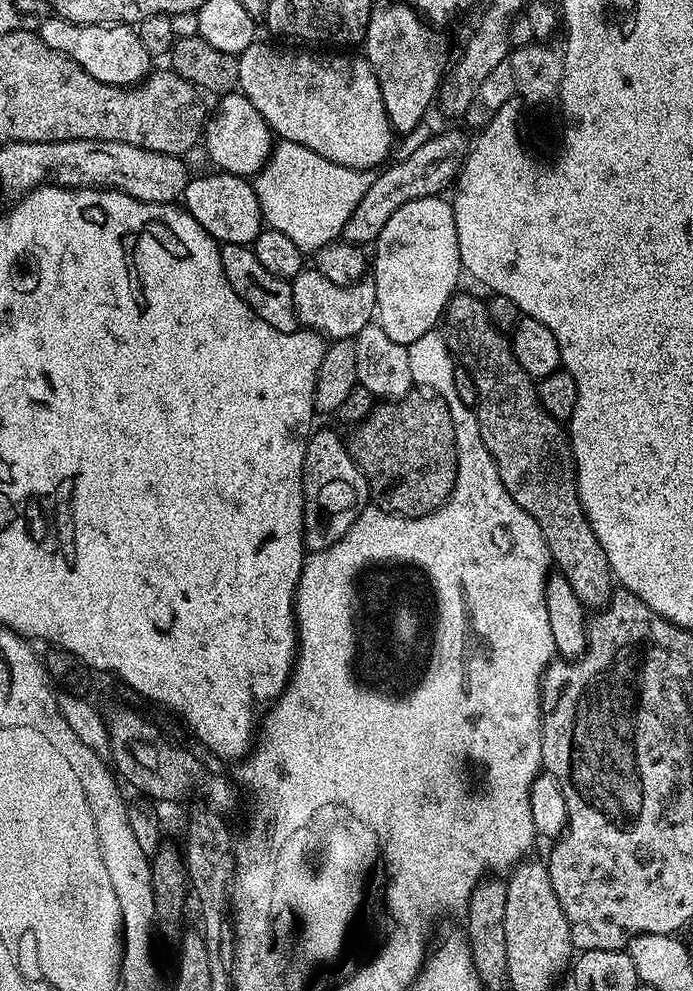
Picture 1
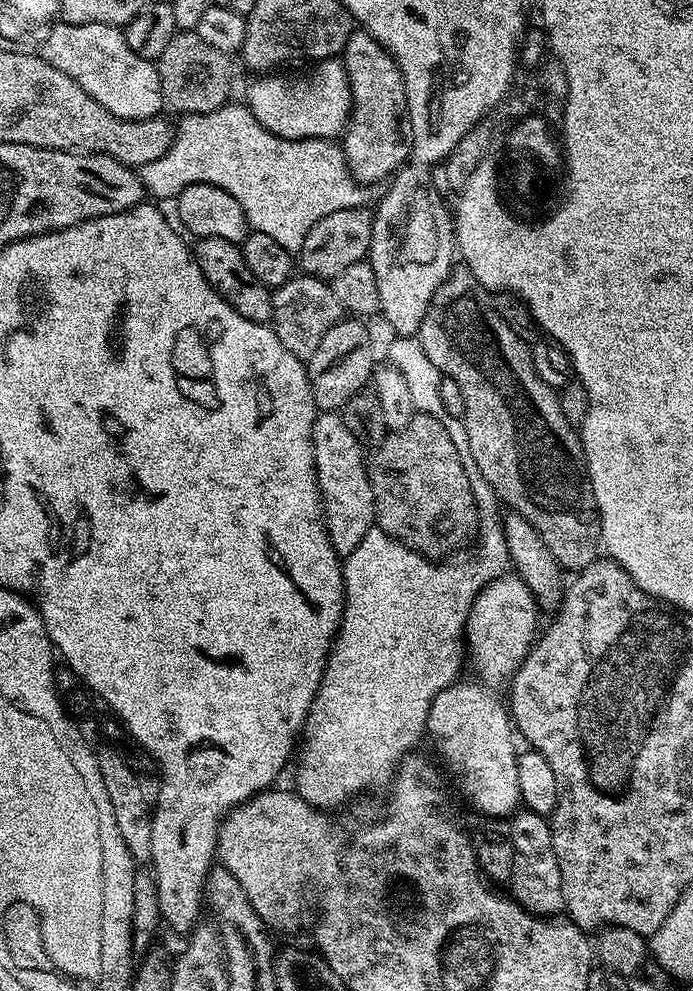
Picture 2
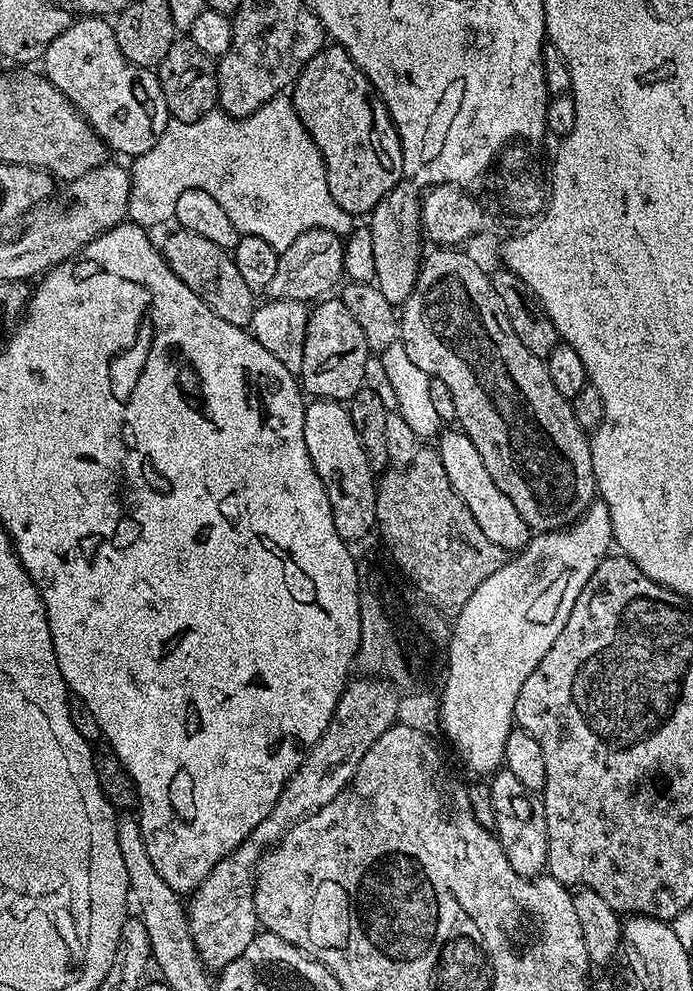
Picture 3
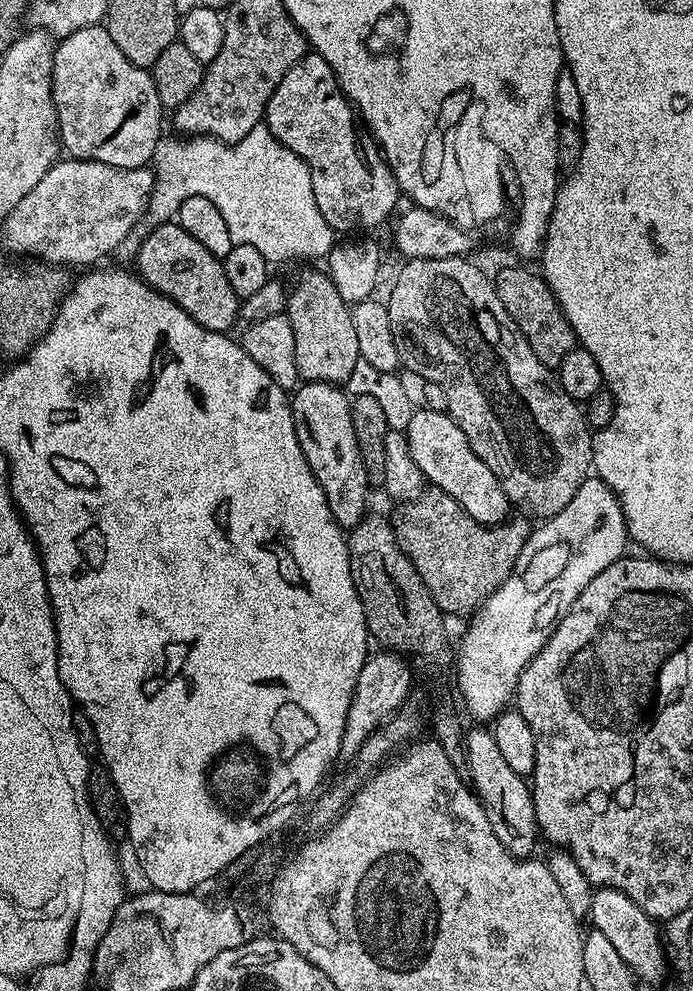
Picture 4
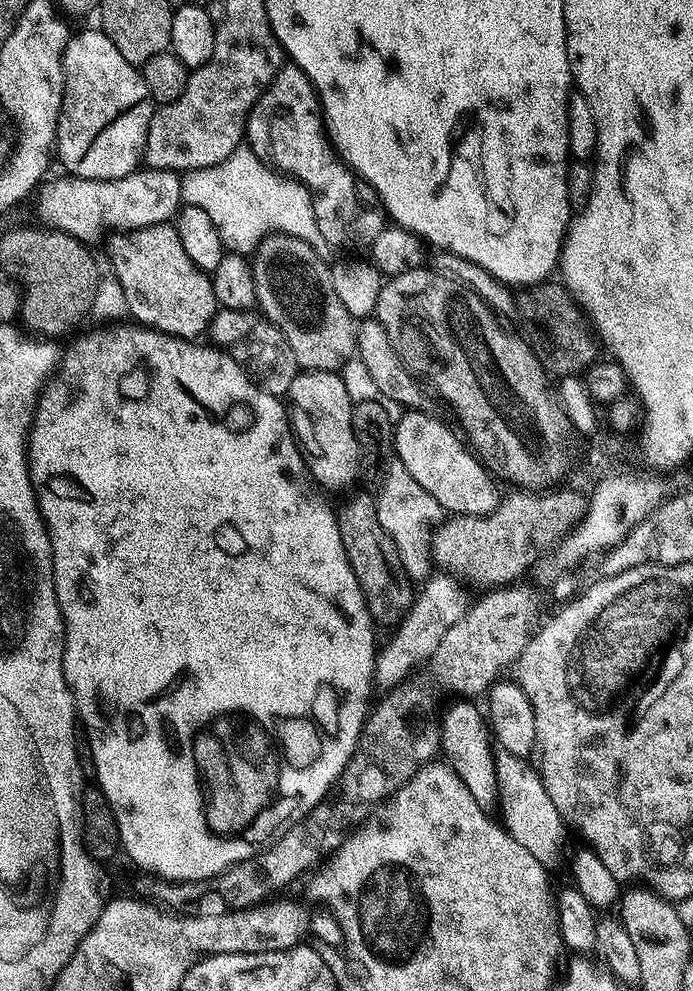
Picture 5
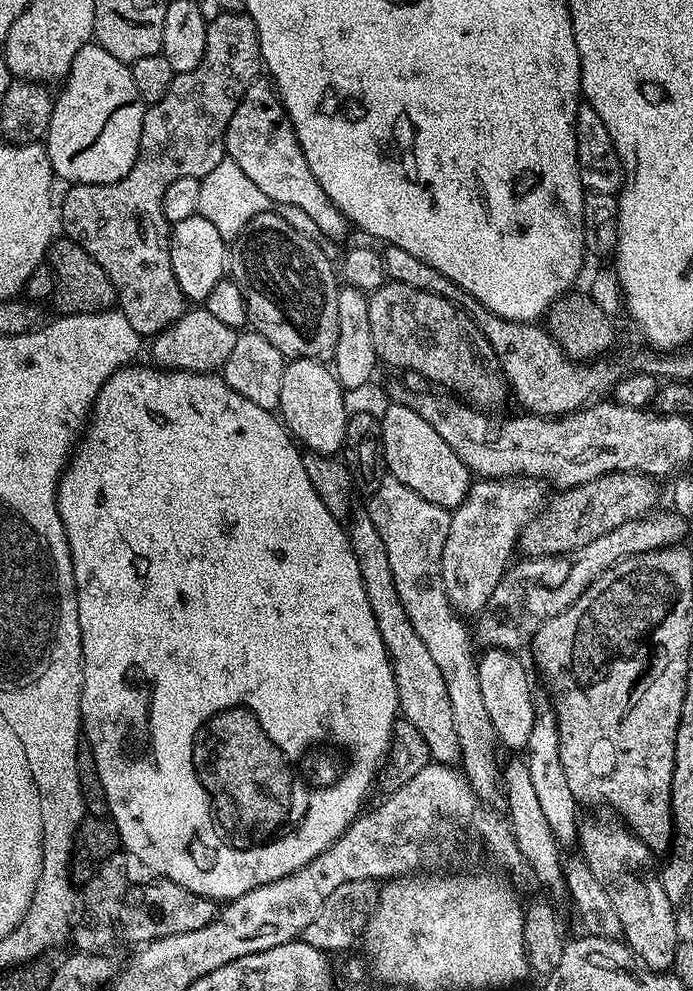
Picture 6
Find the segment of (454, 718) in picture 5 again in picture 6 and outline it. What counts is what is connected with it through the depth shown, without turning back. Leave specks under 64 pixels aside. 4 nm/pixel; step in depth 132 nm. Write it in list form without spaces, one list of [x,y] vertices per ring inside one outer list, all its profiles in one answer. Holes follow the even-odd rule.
[[[367,511],[358,512],[350,520],[352,549],[354,558],[358,558],[362,586],[366,586],[366,594],[370,598],[370,610],[374,610],[374,622],[378,622],[378,634],[382,634],[382,642],[392,657],[400,699],[399,711],[403,719],[409,720],[418,734],[426,738],[426,746],[435,763],[455,765],[461,759],[460,742],[454,727],[454,710],[450,708],[450,694],[446,692],[446,678],[442,678],[442,670],[438,670],[438,662],[434,662],[429,647],[422,642],[422,638],[418,638],[418,630],[414,630],[414,625],[406,615],[402,598],[398,598],[398,589],[394,586],[394,570],[390,570],[390,557],[386,555],[386,545],[382,543],[374,522]]]

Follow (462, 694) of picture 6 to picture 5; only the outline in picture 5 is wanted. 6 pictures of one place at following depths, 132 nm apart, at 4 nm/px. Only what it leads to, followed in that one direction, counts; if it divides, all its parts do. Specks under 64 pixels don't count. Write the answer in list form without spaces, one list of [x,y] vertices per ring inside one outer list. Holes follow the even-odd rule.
[[[395,458],[386,466],[384,481],[375,497],[378,522],[394,542],[405,577],[412,582],[428,580],[434,572],[432,540],[438,525],[445,519],[444,507],[430,494],[426,494],[422,485],[410,475],[410,470],[406,470],[406,466],[402,466],[402,462]],[[497,747],[494,755],[494,774],[496,775],[496,799],[500,806],[499,819],[503,828],[521,846],[526,846],[538,862],[545,866],[560,856],[560,847],[564,844],[564,832],[560,829],[562,817],[554,806],[550,794],[546,794],[546,786],[537,774],[535,767],[525,757],[510,754],[510,750]]]

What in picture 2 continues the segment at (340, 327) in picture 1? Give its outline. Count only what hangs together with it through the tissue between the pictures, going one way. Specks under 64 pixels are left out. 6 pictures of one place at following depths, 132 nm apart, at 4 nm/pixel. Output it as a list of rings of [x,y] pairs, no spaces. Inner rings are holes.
[[[293,275],[281,288],[272,292],[271,331],[278,343],[286,346],[294,358],[307,358],[318,350],[318,342],[326,335],[326,330],[334,326],[345,315],[344,307],[334,298],[331,283],[317,276]]]

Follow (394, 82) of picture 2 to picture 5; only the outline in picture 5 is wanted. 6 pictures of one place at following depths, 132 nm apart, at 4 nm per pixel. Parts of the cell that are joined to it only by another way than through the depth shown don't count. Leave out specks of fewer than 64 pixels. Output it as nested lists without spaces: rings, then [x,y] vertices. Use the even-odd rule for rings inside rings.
[[[291,62],[281,64],[275,78],[266,85],[256,105],[249,110],[246,144],[261,163],[303,184],[312,193],[314,218],[318,218],[318,230],[322,230],[322,238],[326,238],[329,249],[371,249],[374,238],[378,238],[378,234],[386,227],[386,213],[372,187],[361,183],[356,174],[334,155],[334,150],[326,137],[315,89],[296,64]]]

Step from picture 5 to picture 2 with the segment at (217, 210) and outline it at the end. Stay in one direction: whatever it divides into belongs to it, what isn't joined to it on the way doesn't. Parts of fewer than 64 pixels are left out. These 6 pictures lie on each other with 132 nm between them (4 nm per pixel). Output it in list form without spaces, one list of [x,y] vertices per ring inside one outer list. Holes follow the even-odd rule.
[[[229,102],[218,110],[201,116],[181,115],[179,120],[174,128],[170,150],[139,169],[140,181],[143,182],[145,193],[149,197],[157,196],[160,200],[171,201],[179,196],[182,190],[186,190],[186,186],[218,186],[226,190],[226,194],[234,194],[238,206],[242,206],[242,214],[246,214],[251,231],[274,238],[293,254],[299,253],[302,242],[306,242],[306,234],[310,234],[310,230],[315,224],[322,222],[326,214],[334,214],[334,210],[363,208],[369,203],[369,189],[358,184],[348,173],[348,160],[344,156],[344,149],[336,140],[287,140],[275,136],[262,127],[258,118],[254,118],[254,114],[243,103]]]

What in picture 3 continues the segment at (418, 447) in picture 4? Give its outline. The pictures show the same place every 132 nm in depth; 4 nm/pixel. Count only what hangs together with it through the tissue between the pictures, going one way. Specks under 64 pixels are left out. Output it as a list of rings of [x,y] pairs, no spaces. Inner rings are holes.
[[[459,430],[443,432],[439,433],[441,436],[438,451],[450,486],[459,494],[462,502],[466,502],[470,514],[474,514],[474,522],[478,522],[482,534],[486,534],[486,538],[490,538],[494,546],[502,546],[508,554],[518,553],[532,539],[532,529],[528,527],[522,514],[518,514],[514,502],[510,502],[510,498],[506,498],[506,494],[498,490],[498,485],[494,478],[490,478],[490,473],[486,470],[478,450],[474,450],[474,442],[470,442],[468,435]]]

